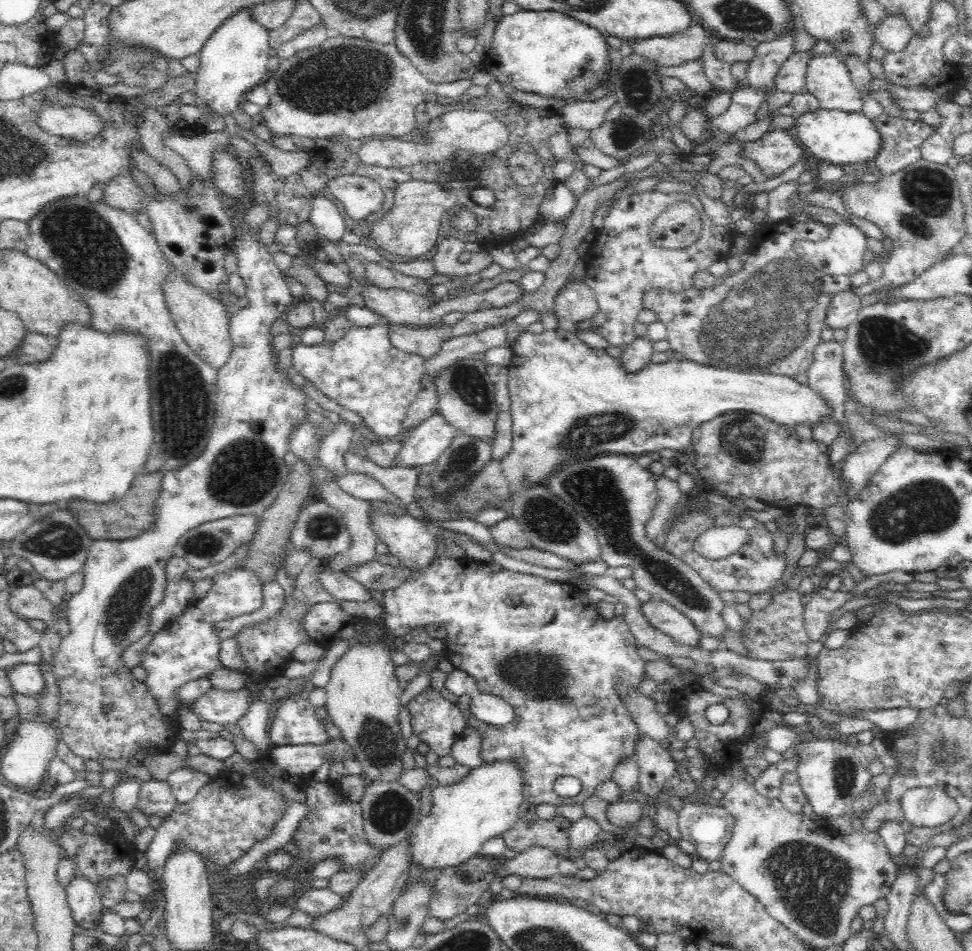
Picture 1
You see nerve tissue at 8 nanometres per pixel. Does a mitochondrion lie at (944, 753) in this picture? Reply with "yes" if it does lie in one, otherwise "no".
yes

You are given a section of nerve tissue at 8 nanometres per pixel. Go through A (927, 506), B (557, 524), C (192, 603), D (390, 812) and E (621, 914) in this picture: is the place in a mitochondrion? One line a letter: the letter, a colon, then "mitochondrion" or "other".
A: mitochondrion
B: mitochondrion
C: other
D: mitochondrion
E: other

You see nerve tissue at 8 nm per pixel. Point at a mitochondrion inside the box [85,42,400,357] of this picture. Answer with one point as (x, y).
(340, 81)

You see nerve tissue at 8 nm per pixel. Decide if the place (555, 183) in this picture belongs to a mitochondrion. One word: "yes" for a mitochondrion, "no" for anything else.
no

